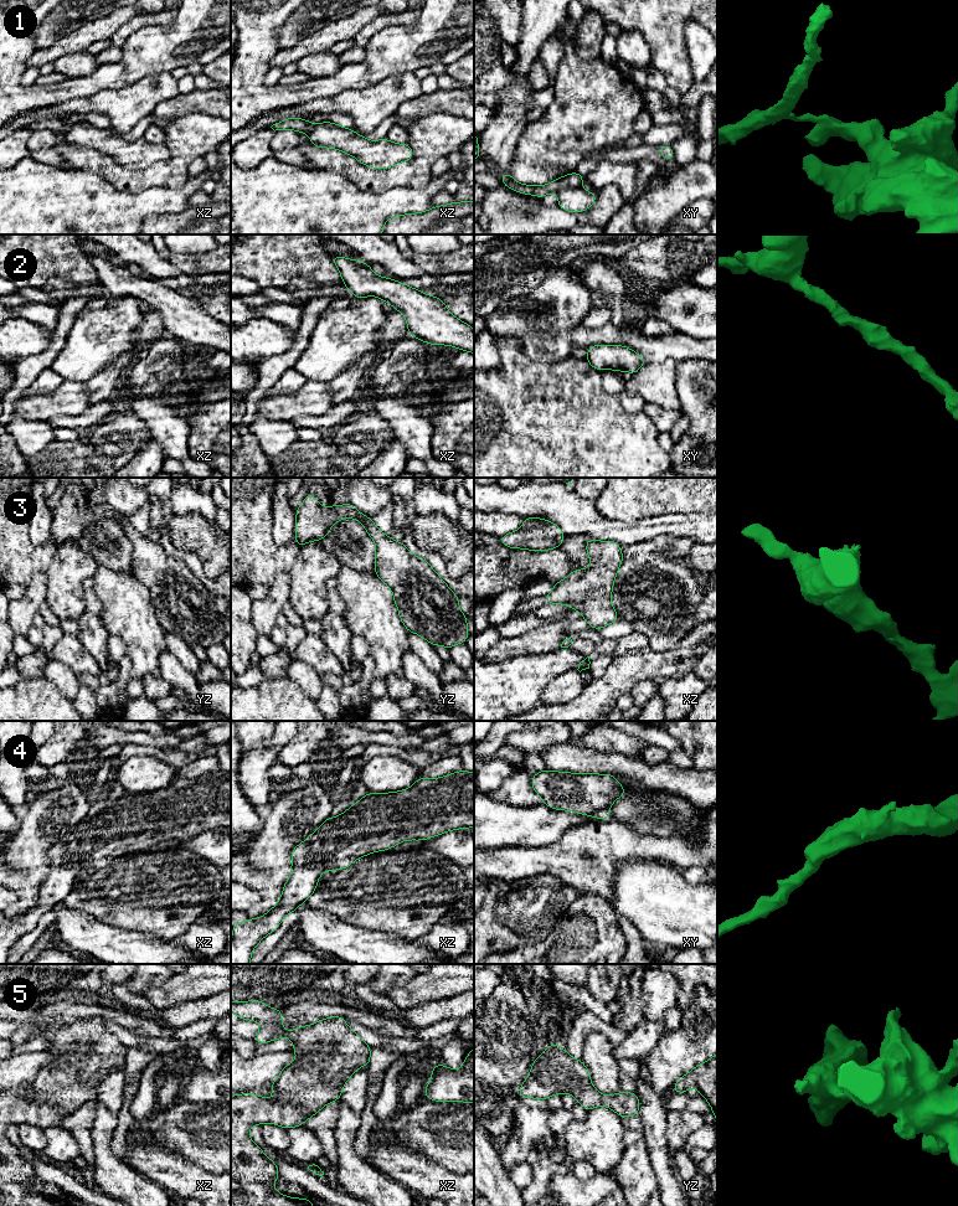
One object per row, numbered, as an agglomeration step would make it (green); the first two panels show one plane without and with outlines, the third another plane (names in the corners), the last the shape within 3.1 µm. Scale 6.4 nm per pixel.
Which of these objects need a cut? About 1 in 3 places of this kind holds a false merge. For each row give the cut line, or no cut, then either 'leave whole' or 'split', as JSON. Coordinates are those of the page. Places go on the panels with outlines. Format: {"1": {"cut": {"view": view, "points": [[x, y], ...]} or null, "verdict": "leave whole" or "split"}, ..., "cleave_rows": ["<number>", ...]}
{"1": {"cut": {"view": "xy", "points": [[580, 185], [561, 187], [556, 191]]}, "verdict": "split"}, "2": {"cut": null, "verdict": "leave whole"}, "3": {"cut": null, "verdict": "leave whole"}, "4": {"cut": null, "verdict": "leave whole"}, "5": {"cut": null, "verdict": "leave whole"}, "cleave_rows": ["1"]}

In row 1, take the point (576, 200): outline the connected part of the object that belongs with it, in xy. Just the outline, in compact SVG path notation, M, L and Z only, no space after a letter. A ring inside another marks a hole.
M581 186L557 191L560 208L578 213L589 208L597 200L597 192L589 194Z

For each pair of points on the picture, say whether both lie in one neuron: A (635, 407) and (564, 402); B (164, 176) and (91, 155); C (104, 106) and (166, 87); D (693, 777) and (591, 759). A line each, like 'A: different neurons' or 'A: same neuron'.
A: different neurons
B: same neuron
C: same neuron
D: same neuron

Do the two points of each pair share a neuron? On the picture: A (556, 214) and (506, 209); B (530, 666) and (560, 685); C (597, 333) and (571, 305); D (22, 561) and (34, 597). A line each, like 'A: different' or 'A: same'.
A: same
B: different
C: different
D: different

